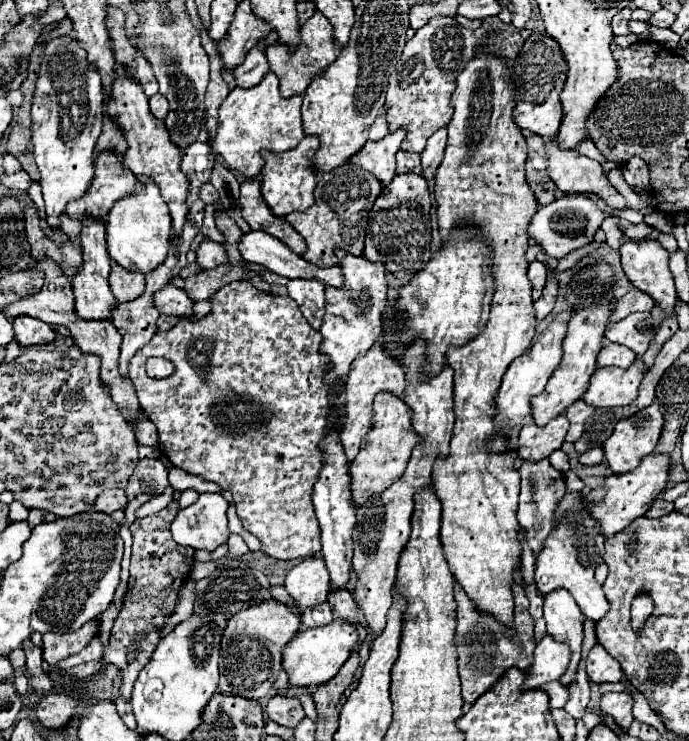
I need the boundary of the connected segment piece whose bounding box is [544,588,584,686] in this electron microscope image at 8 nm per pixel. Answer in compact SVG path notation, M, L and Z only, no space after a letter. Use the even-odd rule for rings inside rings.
M566 588L552 590L544 594L544 620L548 624L548 634L556 640L568 642L572 650L572 660L566 674L560 678L562 684L570 684L574 680L576 666L580 662L580 646L582 646L582 614L572 594Z

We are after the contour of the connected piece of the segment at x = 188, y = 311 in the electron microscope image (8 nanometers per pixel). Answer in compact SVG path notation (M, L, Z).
M166 284L154 294L154 306L160 314L192 318L192 300L186 296L184 290L172 284Z

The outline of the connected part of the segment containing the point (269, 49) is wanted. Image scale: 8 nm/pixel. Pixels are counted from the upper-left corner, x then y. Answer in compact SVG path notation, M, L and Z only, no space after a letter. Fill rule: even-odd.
M316 10L314 16L308 18L302 24L302 28L300 28L300 44L296 48L272 44L272 46L266 46L264 54L266 54L268 62L270 62L270 70L274 74L278 74L278 78L280 78L282 96L288 98L288 96L294 96L294 94L304 94L304 90L308 88L312 76L316 76L330 62L336 60L338 48L336 48L334 38L330 38L330 22L326 22L326 18L322 18L322 14L318 14L318 10Z

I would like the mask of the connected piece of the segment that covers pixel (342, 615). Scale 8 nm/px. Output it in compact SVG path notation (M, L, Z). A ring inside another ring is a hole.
M342 588L342 590L330 590L328 594L328 604L332 606L332 612L334 612L334 618L340 618L340 620L350 620L358 626L358 634L360 634L360 642L366 638L366 630L362 628L362 624L358 622L358 614L356 614L356 602L354 602L354 596Z

